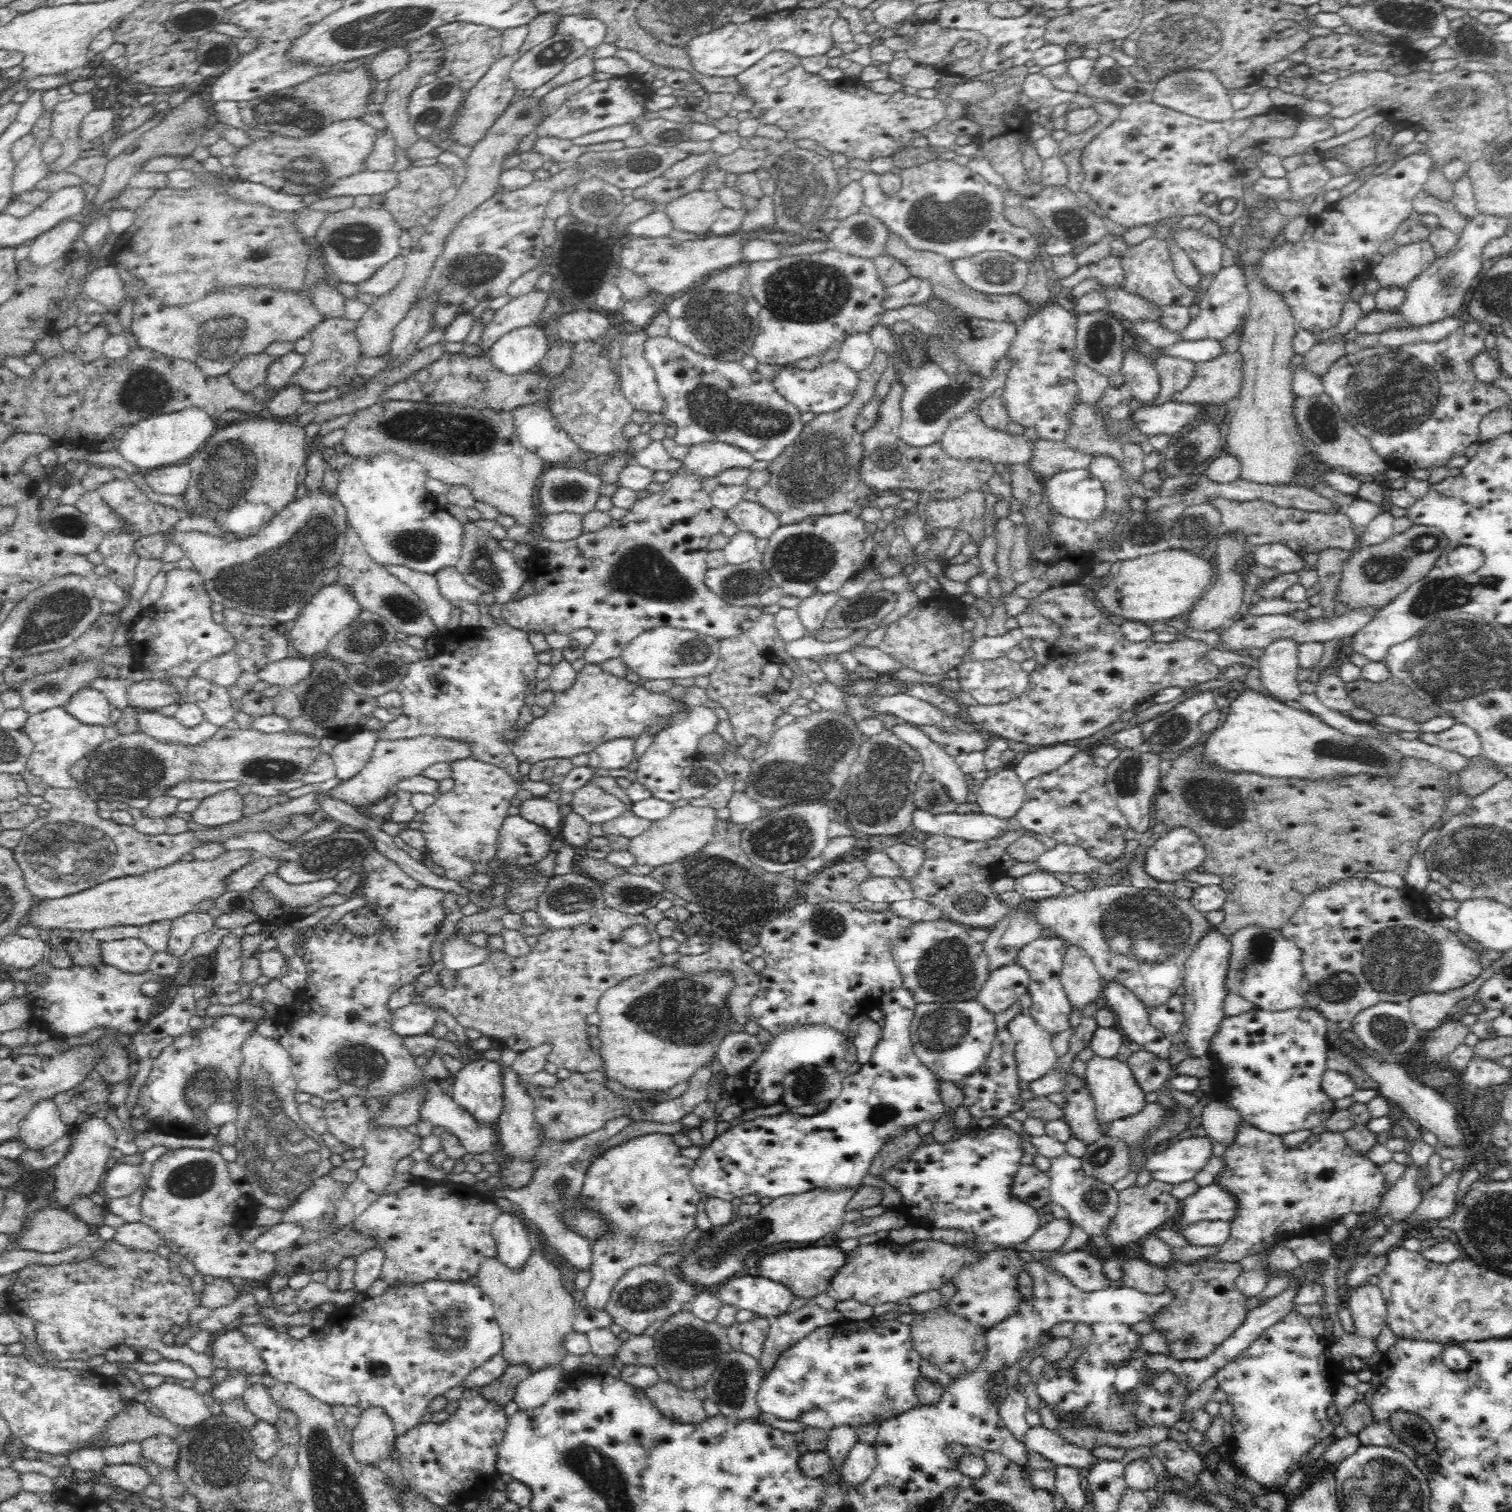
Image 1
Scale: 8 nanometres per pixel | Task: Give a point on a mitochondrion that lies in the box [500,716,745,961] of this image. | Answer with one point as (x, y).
(572, 899)

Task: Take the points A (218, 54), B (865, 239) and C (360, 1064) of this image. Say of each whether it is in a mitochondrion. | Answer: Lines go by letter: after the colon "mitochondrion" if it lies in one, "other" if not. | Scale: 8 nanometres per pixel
A: mitochondrion
B: mitochondrion
C: mitochondrion

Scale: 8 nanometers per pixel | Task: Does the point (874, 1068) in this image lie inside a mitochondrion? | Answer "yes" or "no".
no

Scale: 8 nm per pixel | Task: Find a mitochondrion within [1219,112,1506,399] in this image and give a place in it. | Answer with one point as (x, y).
(1448, 287)

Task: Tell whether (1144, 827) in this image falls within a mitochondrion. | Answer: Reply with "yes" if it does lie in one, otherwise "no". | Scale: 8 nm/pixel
no

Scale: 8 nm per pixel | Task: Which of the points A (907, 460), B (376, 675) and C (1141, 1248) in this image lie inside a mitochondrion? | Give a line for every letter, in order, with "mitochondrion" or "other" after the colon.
A: other
B: mitochondrion
C: other

